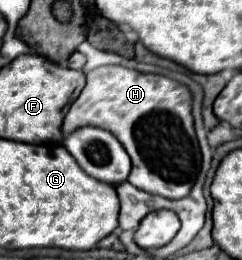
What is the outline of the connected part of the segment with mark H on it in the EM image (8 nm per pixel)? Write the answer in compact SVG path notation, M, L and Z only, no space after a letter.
M105 65L87 73L87 85L63 121L63 135L81 127L99 127L113 133L133 159L135 187L167 199L183 199L191 193L201 167L191 101L191 91L169 77Z

